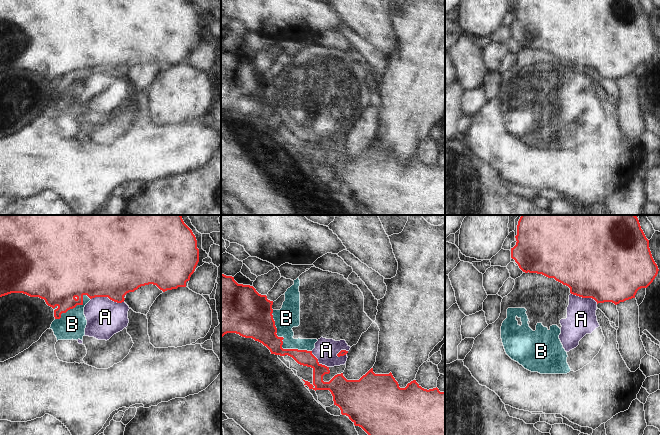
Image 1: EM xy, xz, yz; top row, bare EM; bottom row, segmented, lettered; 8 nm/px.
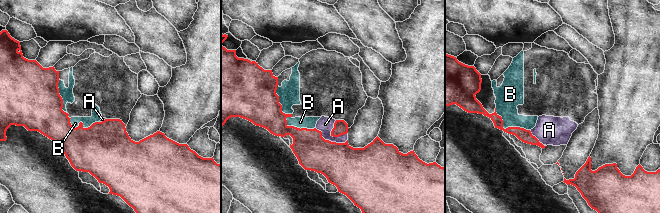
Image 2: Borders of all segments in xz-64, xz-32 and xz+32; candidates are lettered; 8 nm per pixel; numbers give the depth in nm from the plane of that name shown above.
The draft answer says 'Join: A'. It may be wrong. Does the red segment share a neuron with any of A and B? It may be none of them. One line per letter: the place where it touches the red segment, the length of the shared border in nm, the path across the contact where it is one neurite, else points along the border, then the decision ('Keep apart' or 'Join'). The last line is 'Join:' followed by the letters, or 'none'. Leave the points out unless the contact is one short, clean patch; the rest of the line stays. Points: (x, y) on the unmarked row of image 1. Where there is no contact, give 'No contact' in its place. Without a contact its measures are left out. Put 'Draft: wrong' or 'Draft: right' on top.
Draft: wrong
A: Touches red at xy (107, 72). Shared border 260 nm. Boundary: xy (91, 74), (108, 73), (114, 77), (123, 78). Keep apart
B: Touches red at xz (282, 118). Shared border 460 nm. Keep apart
Join: none.

